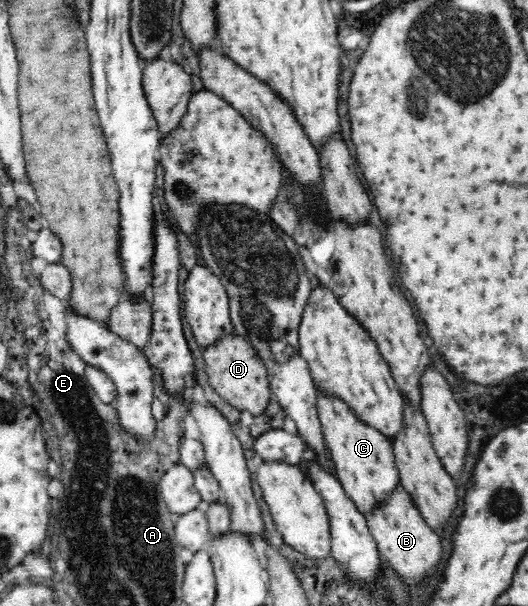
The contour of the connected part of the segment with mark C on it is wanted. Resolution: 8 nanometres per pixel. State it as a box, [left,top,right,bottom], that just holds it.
[317,390,400,512]

